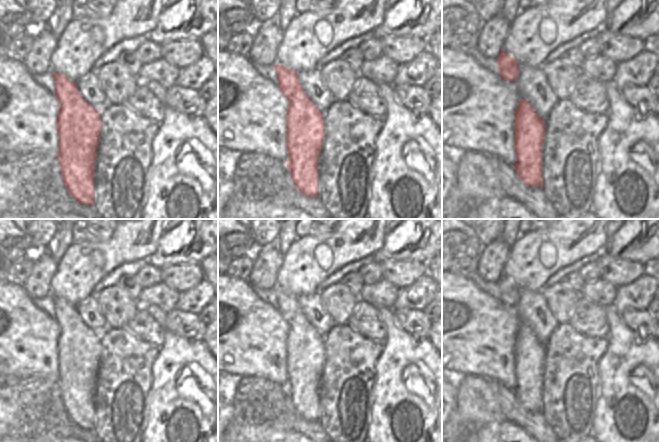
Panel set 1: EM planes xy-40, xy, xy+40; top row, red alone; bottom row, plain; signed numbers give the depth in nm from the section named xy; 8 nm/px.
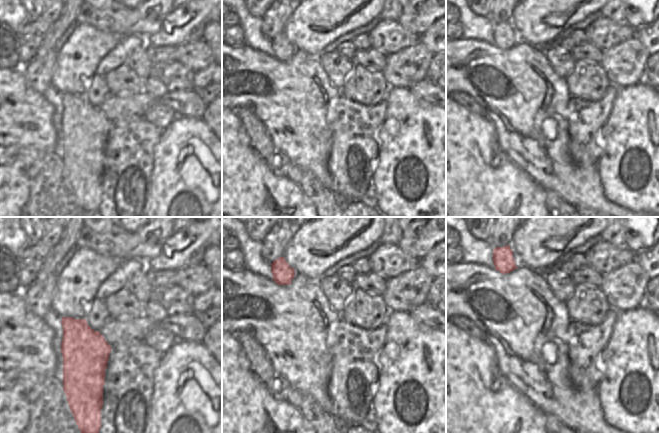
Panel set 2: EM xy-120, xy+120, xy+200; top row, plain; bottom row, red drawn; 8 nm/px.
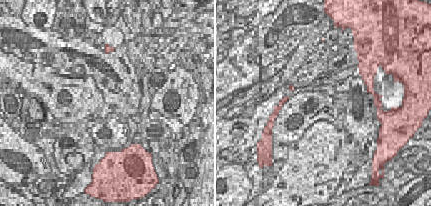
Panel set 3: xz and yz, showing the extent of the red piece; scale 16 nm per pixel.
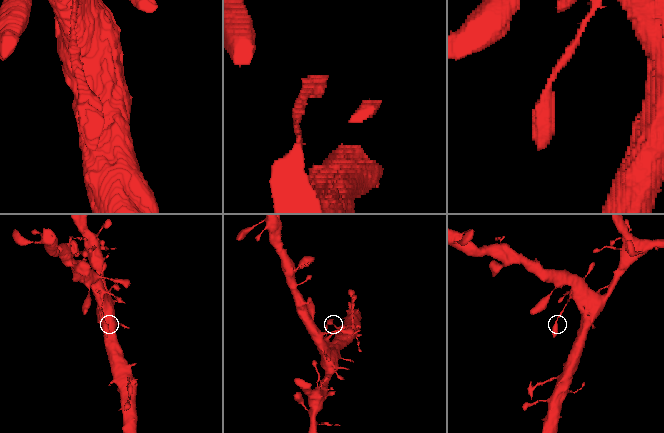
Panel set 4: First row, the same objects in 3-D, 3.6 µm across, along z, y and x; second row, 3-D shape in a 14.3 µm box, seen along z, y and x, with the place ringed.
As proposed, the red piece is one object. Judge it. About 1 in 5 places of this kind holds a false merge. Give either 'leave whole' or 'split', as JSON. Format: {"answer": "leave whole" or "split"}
{"answer": "leave whole"}

